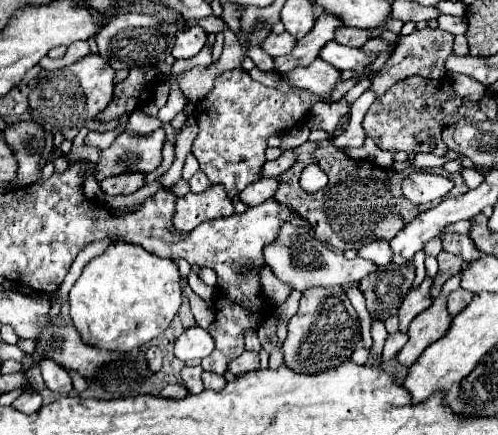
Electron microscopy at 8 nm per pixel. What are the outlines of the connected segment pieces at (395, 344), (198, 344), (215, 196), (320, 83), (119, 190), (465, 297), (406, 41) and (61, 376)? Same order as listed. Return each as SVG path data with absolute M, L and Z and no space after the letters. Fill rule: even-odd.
M396 331L396 333L388 335L386 345L384 345L384 359L392 359L404 347L406 341L408 341L408 335L402 333L402 331Z
M190 327L186 329L174 345L174 355L180 361L202 361L204 357L208 357L214 349L214 339L208 331L204 331L202 327Z
M210 185L202 193L188 193L176 201L174 227L180 231L190 231L196 225L228 217L234 213L234 203L228 197L224 185Z
M316 59L308 67L292 69L286 75L290 81L302 83L304 89L312 91L318 97L324 97L326 101L332 95L332 91L336 89L336 85L342 81L342 71L334 69L332 65L326 65L326 61L322 61L322 59Z
M122 173L118 177L108 177L100 183L102 191L108 195L130 195L140 189L146 181L146 173Z
M464 289L452 291L450 297L448 297L448 313L450 313L450 315L460 313L470 301L472 301L472 293L466 293Z
M424 27L422 31L416 29L414 33L402 37L400 43L396 45L392 57L378 71L378 75L376 75L374 83L372 83L372 89L380 97L396 81L402 81L404 77L410 77L410 75L422 75L422 77L428 77L428 79L442 79L442 77L446 77L444 61L452 53L452 43L454 43L454 35L452 33L446 33L446 31L440 31L440 29L430 29L430 27Z
M48 357L40 359L40 371L42 371L44 383L46 383L48 389L58 391L58 393L72 391L72 381L70 381L66 369L62 369L60 365L56 365L52 359L48 359Z

